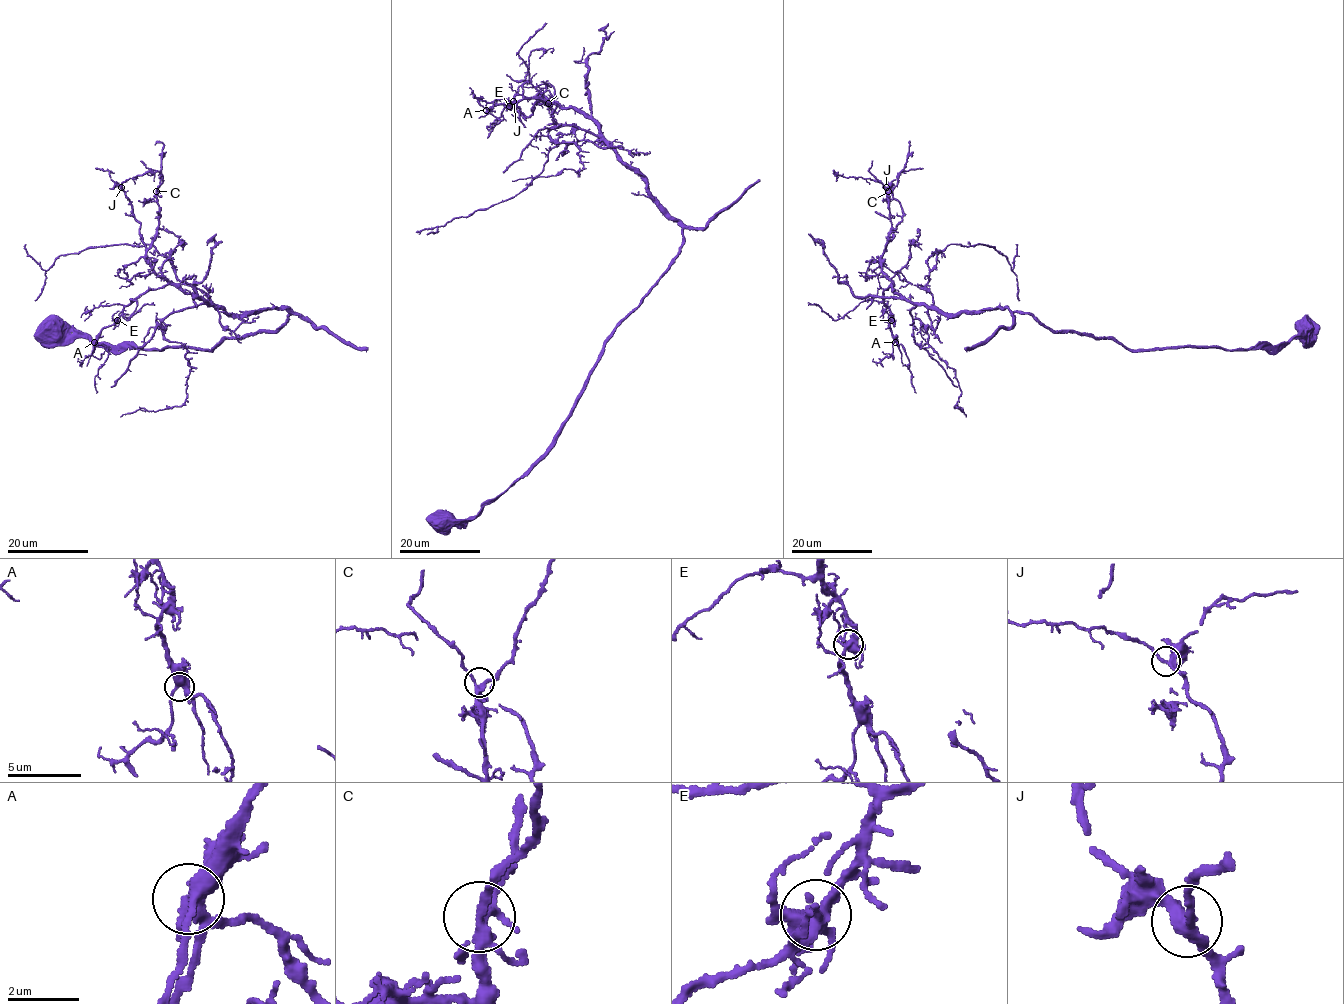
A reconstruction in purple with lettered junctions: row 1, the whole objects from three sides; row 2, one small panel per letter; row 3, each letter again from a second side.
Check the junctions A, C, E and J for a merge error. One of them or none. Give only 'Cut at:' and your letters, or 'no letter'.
Cut at: no letter

